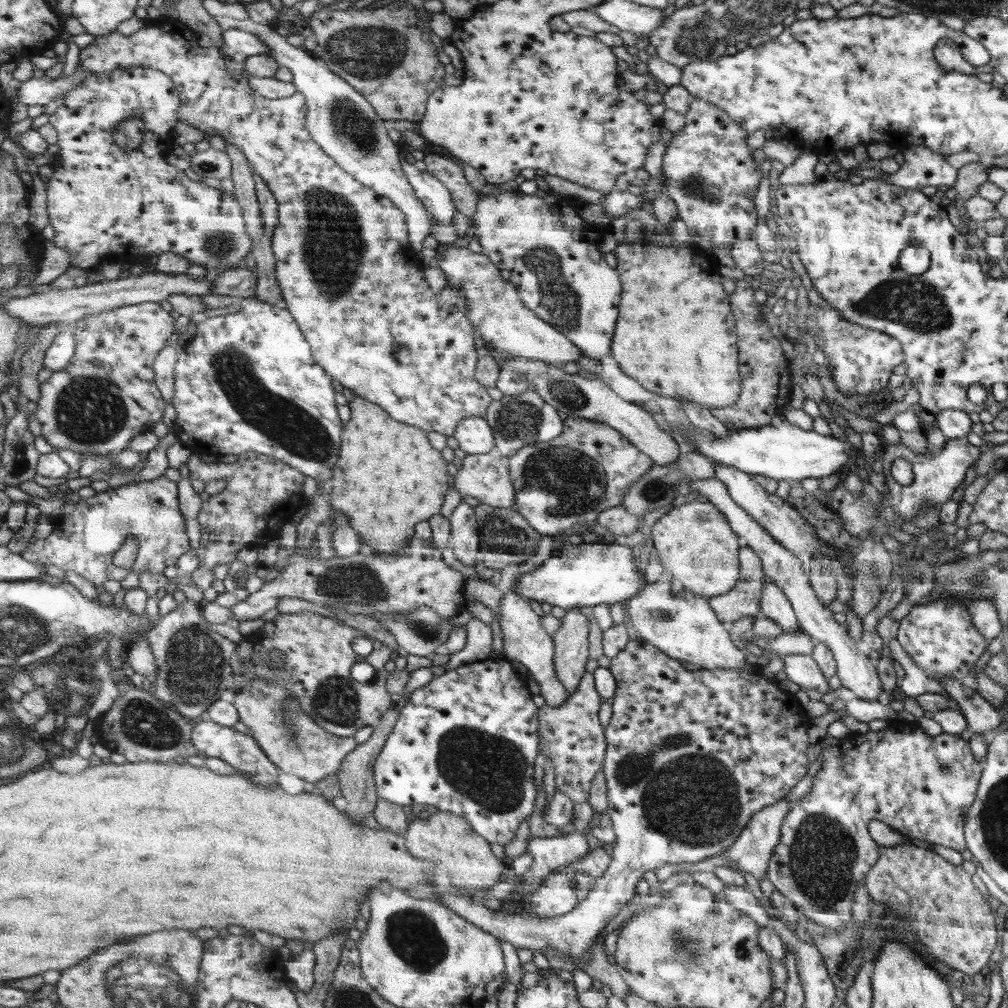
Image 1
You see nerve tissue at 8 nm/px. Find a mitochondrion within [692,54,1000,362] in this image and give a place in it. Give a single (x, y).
(917, 305)

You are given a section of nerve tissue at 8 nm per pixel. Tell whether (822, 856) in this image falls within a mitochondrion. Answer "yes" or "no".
yes

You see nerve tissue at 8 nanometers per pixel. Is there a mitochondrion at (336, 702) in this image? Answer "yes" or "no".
yes

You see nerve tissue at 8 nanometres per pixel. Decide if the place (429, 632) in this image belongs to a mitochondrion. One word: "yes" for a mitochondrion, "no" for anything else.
yes

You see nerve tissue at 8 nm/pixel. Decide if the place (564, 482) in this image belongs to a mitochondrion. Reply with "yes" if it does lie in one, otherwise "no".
yes

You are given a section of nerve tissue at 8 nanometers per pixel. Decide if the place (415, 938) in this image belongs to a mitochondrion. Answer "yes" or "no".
yes

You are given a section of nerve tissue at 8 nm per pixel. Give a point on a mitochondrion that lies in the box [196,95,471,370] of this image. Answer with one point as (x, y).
(333, 250)

